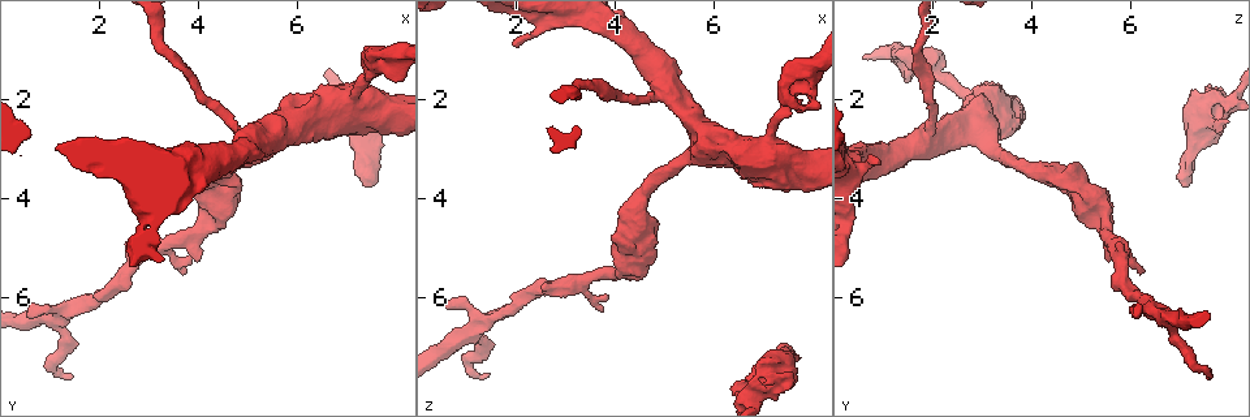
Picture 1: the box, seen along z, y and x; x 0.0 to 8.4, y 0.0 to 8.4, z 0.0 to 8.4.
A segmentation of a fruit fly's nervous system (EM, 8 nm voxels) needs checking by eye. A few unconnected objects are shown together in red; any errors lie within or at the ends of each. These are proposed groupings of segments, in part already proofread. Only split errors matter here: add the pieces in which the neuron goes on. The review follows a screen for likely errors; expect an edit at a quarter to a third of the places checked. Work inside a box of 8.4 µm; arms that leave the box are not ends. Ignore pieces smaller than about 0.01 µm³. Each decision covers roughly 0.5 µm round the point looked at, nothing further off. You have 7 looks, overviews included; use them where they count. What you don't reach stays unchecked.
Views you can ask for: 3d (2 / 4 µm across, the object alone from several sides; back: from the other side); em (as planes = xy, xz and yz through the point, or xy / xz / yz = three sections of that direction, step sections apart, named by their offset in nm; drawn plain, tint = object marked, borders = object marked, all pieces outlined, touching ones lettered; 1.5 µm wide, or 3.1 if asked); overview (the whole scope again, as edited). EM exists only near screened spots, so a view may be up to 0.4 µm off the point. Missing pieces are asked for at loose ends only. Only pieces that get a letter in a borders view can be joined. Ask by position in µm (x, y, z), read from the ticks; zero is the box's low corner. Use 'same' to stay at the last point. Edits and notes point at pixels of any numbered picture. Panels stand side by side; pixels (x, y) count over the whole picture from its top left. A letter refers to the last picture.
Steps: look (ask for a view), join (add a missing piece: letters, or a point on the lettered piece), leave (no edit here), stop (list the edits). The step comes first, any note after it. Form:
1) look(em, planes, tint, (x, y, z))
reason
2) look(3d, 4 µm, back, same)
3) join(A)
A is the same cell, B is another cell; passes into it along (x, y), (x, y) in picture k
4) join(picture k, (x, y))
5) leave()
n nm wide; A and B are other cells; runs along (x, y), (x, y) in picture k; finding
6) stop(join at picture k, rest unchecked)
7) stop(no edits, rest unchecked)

look(3d, 2 µm, (7.30, 3.75, 7.15))
an open end

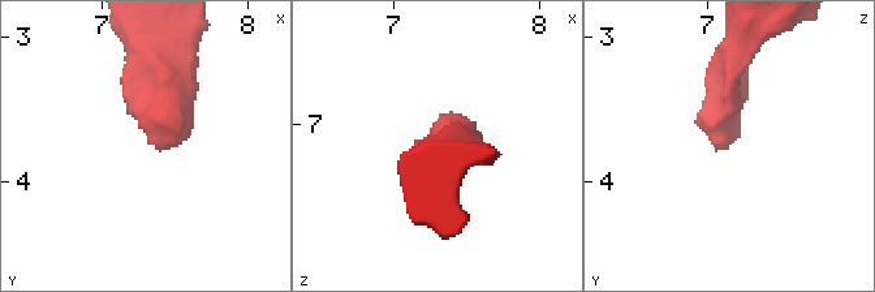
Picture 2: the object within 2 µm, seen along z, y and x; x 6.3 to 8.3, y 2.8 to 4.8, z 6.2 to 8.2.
look(em, planes, borders, (7.36, 3.76, 7.12))

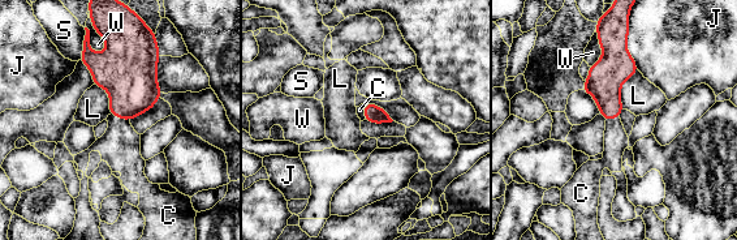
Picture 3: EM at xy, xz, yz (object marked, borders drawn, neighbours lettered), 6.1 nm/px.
join(C)
J touches over 280 nm; C is the same cell, J, L, S and W are other cells; it goes on there

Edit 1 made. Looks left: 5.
look(3d, 2 µm, (4.00, 5.20, 5.50))
free end

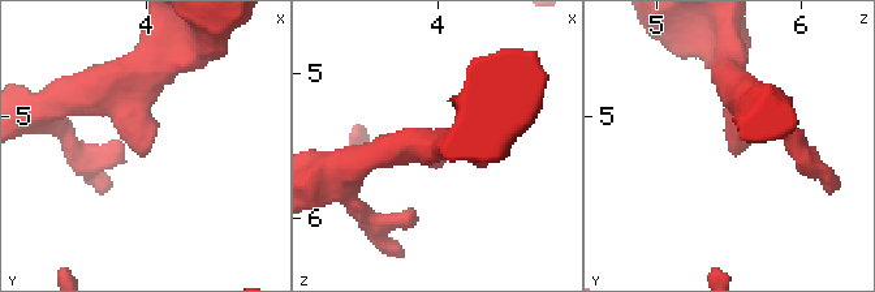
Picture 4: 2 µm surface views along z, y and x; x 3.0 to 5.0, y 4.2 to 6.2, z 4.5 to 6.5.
look(em, xz, step 8, borders, (4.00, 5.24, 5.54))
now the EM

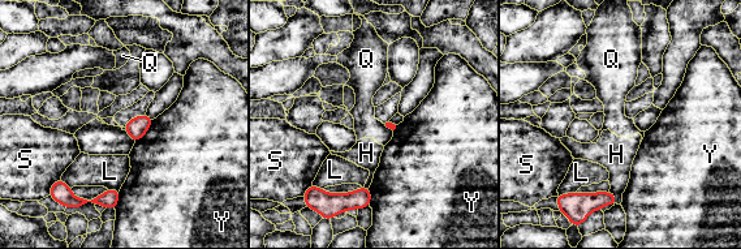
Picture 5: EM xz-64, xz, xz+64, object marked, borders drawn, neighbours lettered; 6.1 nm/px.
leave()
Y touches over 190 nm; H, L, Q, S and Y are other cells; border along (107, 188), (119, 190) in picture 5; no lettered piece goes on from it

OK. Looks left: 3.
stop(join at picture 3, rest unchecked)

